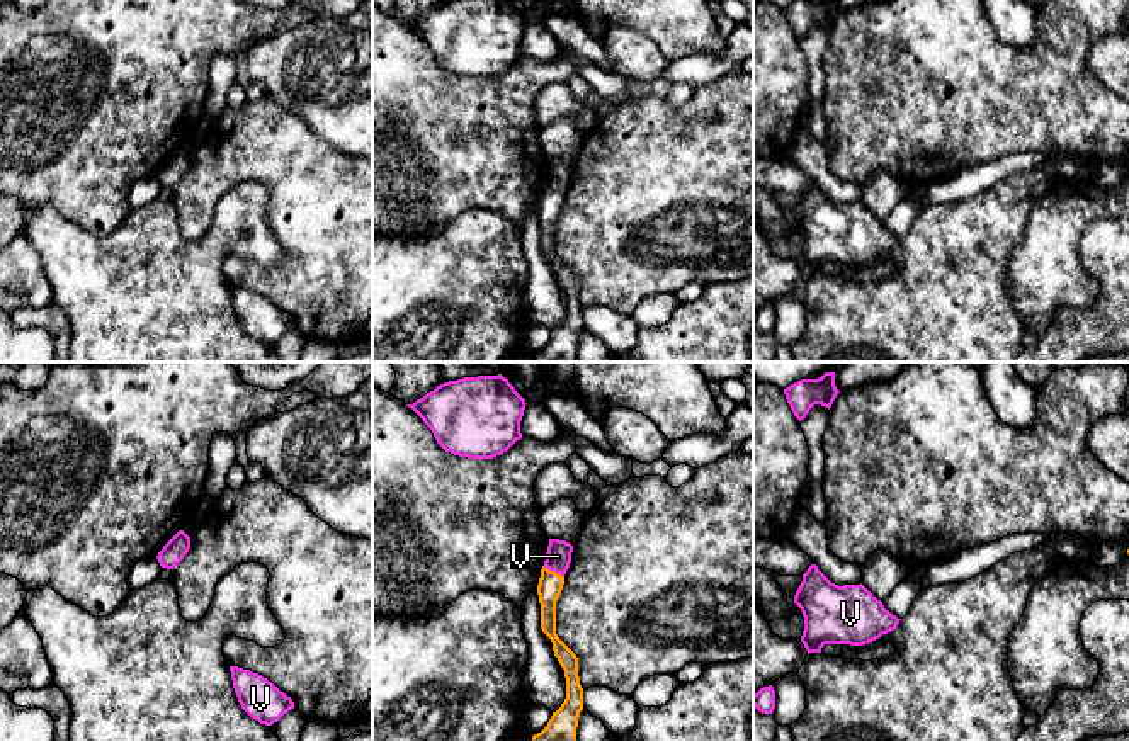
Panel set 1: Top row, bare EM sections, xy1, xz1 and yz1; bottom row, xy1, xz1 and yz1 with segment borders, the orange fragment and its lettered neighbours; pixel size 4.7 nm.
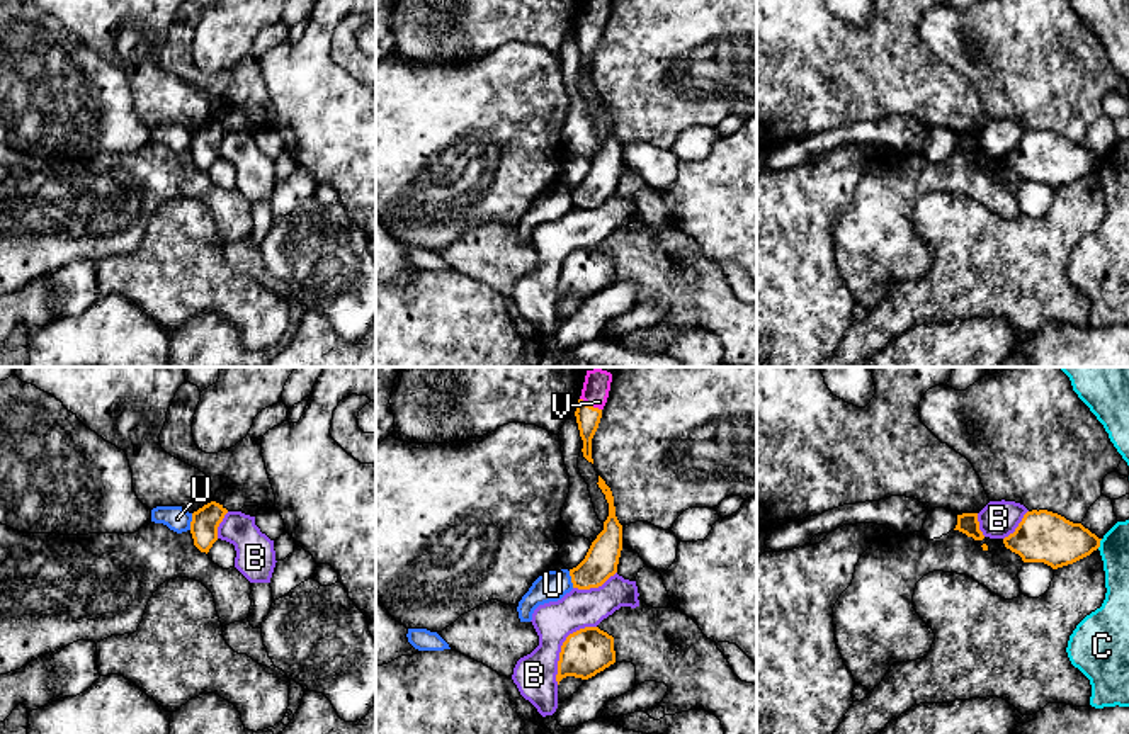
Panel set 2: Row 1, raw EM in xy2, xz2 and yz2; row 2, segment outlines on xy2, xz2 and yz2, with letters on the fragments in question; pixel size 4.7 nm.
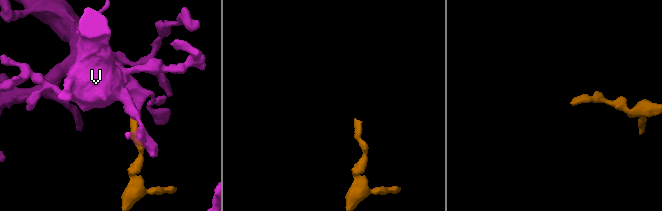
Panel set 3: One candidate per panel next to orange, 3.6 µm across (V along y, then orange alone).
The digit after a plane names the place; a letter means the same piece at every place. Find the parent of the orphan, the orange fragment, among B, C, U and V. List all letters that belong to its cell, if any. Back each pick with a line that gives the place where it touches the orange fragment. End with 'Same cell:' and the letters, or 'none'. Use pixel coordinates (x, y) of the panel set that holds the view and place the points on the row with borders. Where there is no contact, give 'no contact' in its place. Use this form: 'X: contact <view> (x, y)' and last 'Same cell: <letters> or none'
V: contact xz2 (589, 405)
Same cell: V

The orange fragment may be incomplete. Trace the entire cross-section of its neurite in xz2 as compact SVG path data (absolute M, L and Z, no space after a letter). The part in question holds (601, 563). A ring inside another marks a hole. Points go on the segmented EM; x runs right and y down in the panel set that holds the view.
M600 476L597 484L609 503L609 517L604 522L604 530L592 542L585 559L570 569L573 588L578 590L599 588L614 576L622 550L622 525L616 517L612 491Z

